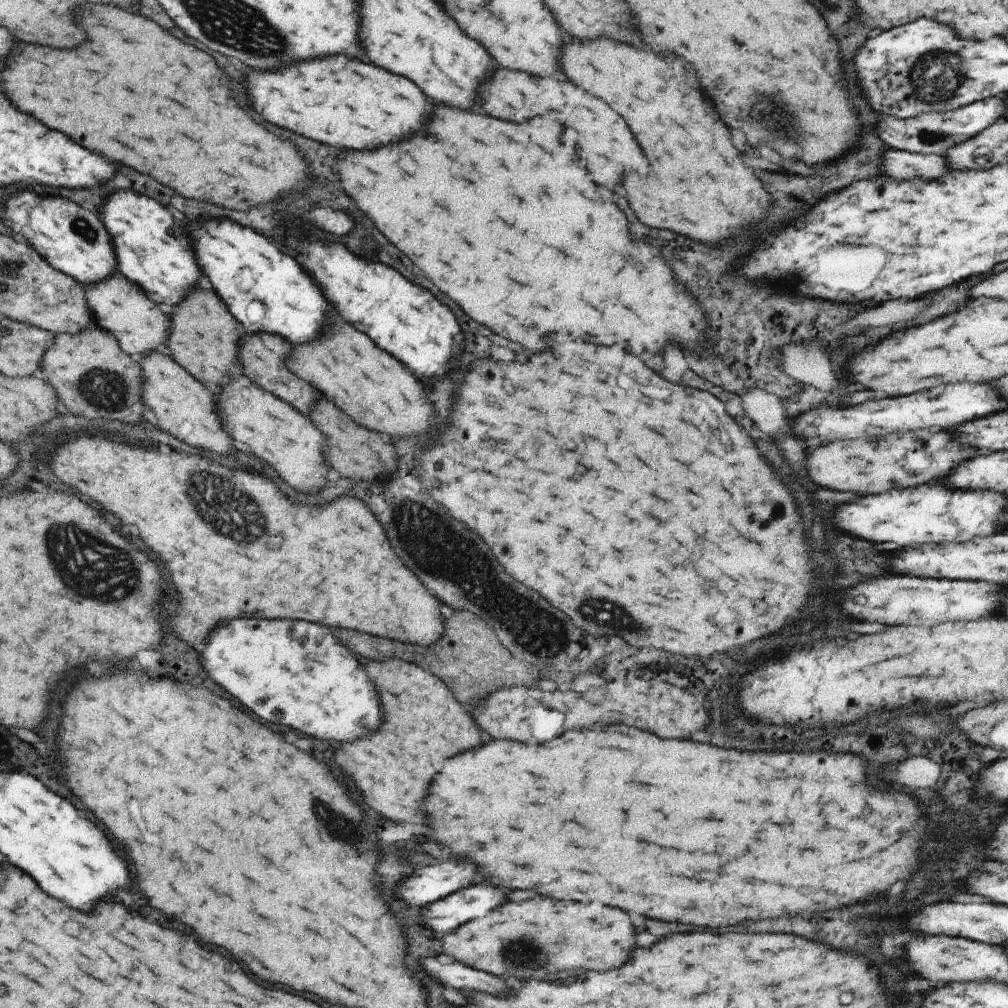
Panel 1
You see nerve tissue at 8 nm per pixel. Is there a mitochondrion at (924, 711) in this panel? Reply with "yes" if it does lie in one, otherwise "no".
no

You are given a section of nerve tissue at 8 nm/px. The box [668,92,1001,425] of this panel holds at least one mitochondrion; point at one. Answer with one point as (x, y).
(926, 137)

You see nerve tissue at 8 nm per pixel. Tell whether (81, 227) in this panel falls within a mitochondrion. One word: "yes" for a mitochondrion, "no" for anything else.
yes

